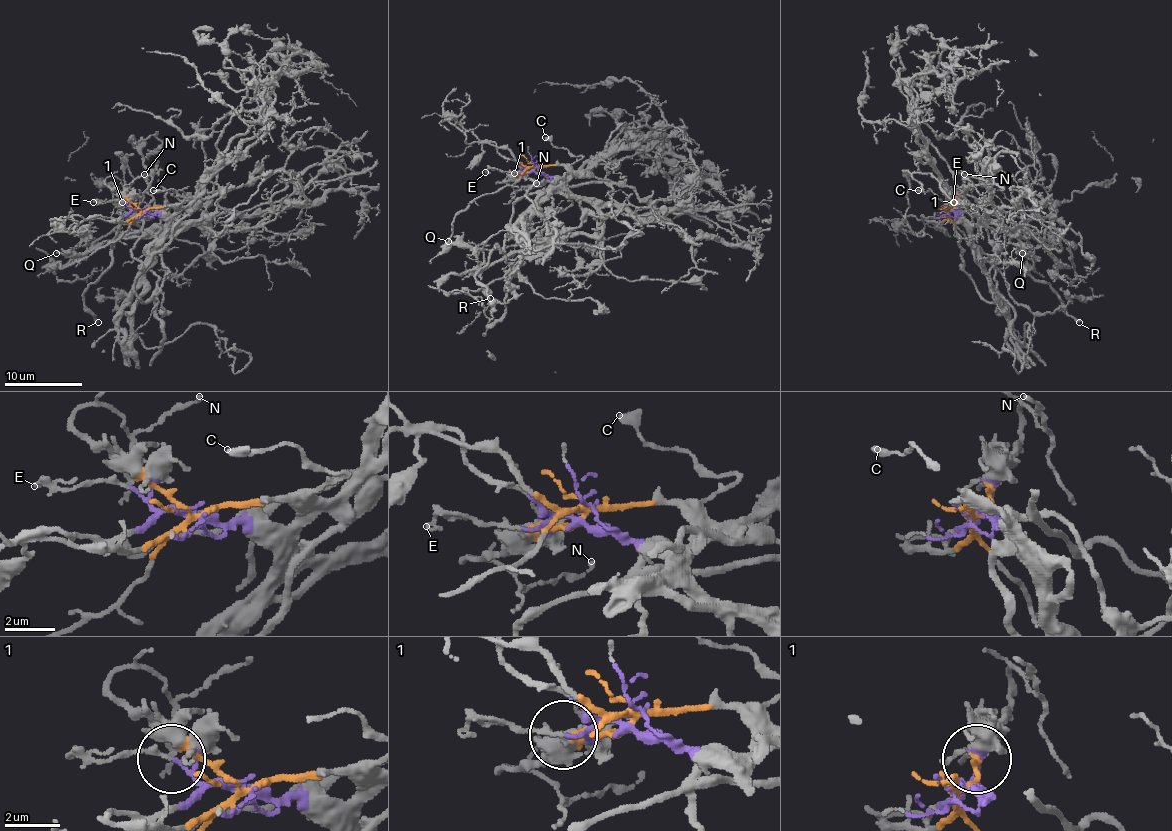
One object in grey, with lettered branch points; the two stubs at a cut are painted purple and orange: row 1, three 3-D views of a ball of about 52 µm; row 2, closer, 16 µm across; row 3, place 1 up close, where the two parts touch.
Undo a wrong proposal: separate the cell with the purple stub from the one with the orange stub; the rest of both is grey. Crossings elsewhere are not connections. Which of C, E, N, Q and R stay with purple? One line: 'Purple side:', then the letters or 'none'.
Purple side: E, Q, R

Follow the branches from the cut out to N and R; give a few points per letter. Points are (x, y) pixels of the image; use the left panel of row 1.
N: (143, 210), (120, 196), (106, 179), (116, 177), (123, 185), (129, 185), (145, 173)
R: (143, 210), (152, 214), (158, 212), (121, 220), (112, 245), (112, 264), (83, 295), (83, 303), (98, 322)

